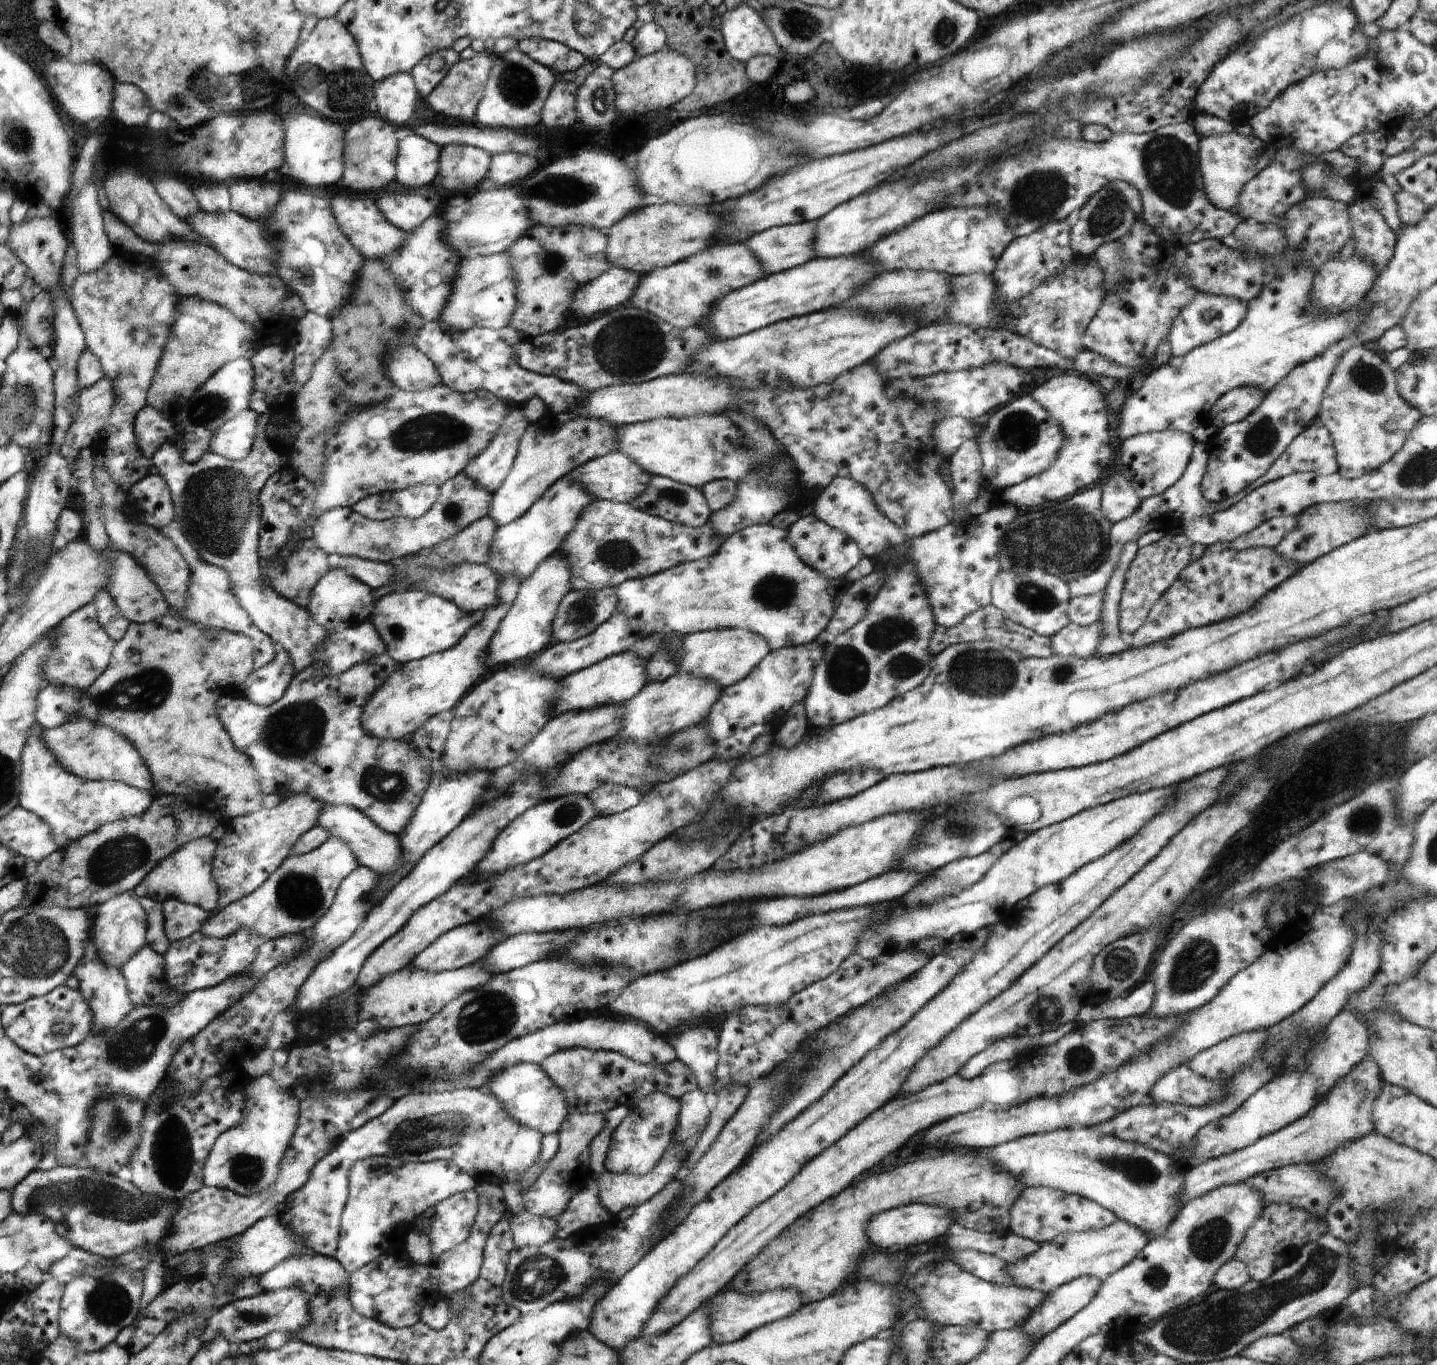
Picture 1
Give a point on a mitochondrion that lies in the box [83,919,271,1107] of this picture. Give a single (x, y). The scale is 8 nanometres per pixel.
(132, 1047)

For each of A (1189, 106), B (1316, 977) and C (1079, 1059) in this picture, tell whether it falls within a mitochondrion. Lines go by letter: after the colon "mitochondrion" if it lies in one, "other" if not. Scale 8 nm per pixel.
A: other
B: other
C: mitochondrion

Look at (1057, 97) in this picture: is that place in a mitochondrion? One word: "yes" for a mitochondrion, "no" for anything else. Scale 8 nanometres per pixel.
yes

